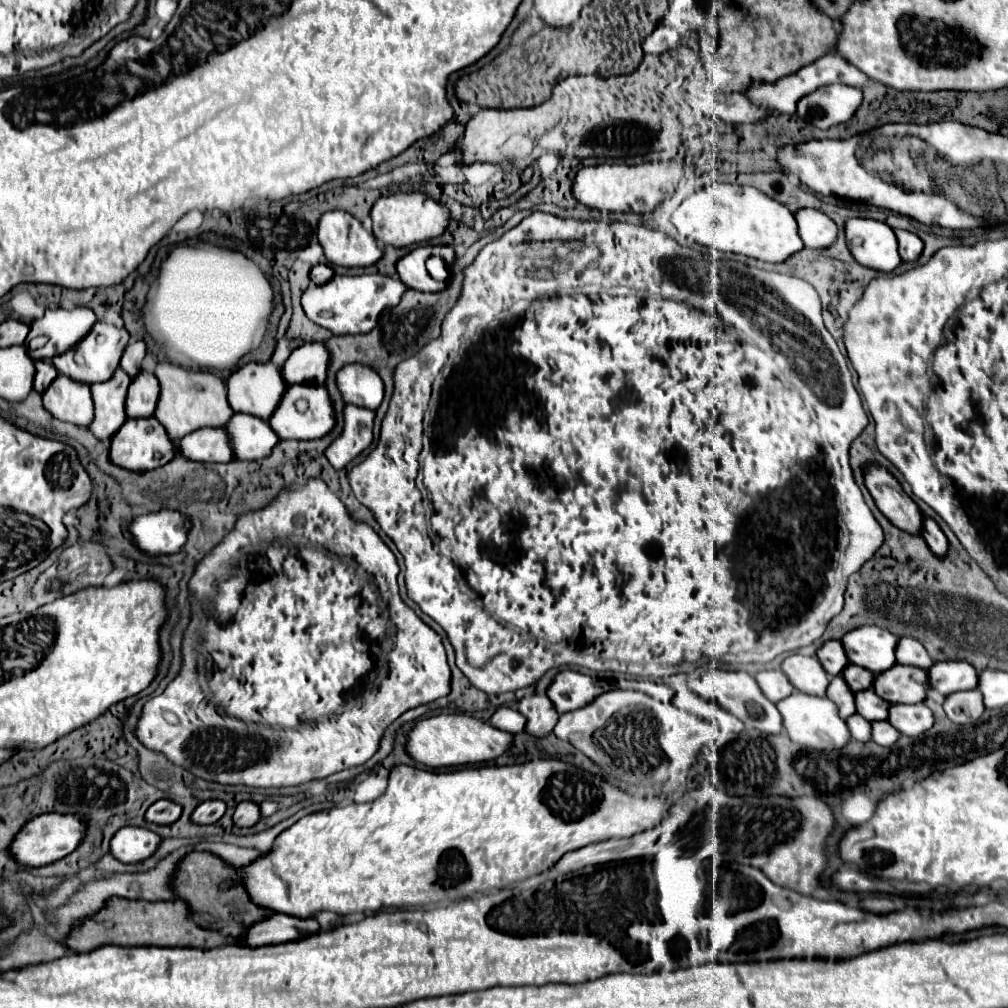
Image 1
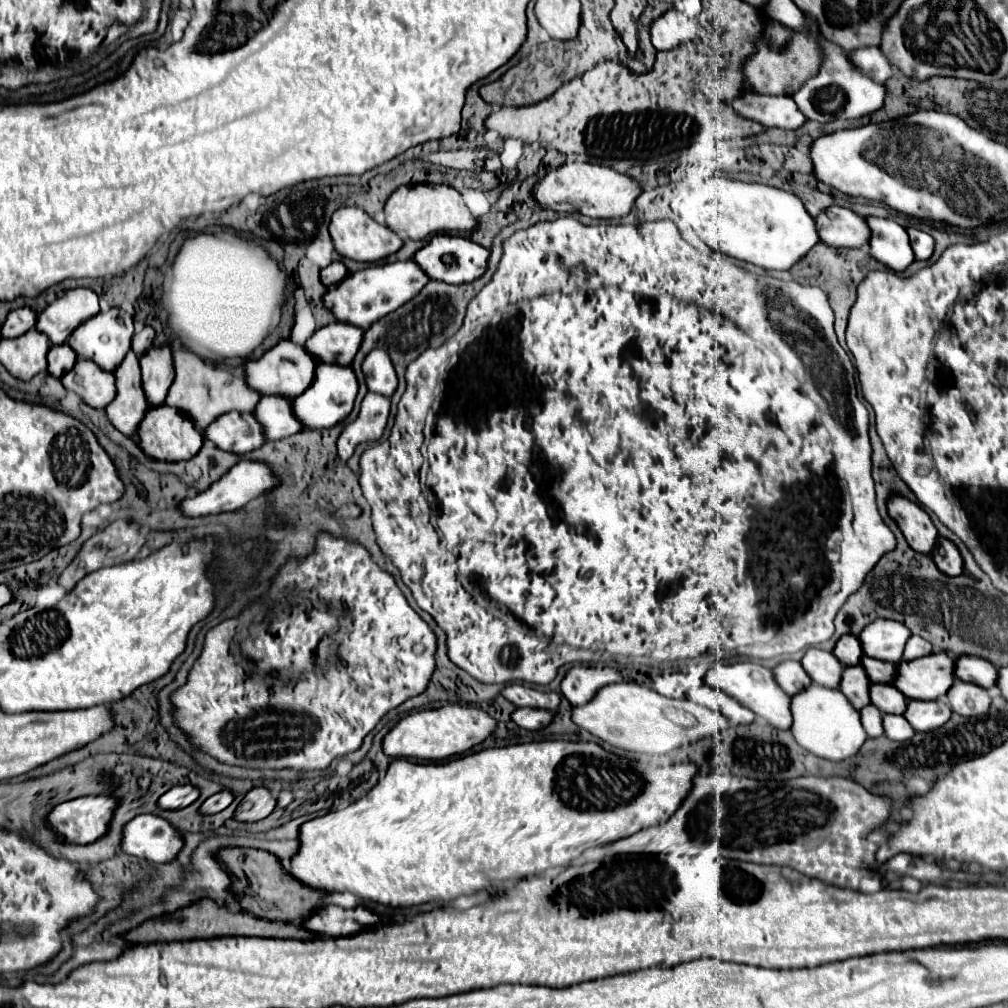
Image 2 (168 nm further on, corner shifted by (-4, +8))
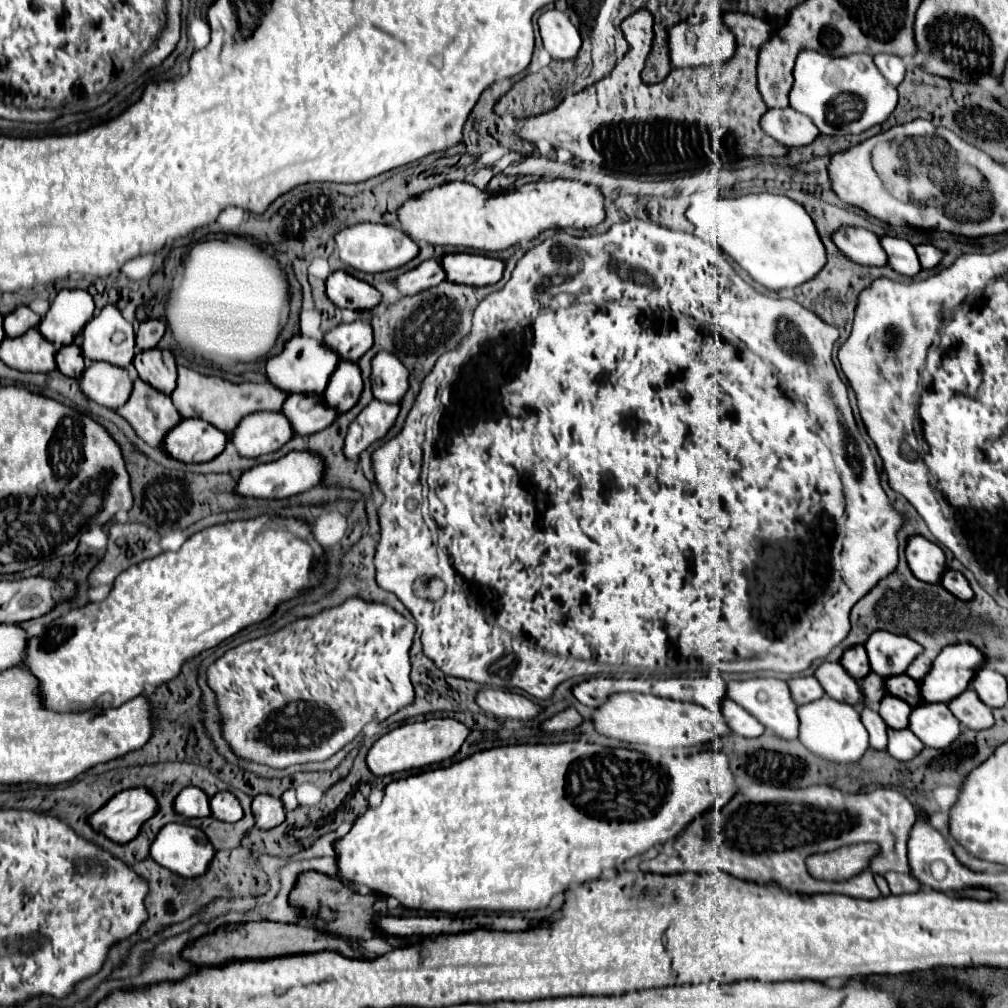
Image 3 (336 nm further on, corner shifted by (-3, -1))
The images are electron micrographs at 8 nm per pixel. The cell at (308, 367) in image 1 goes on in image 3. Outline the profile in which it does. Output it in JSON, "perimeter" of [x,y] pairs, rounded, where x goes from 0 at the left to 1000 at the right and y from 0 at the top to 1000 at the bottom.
{"perimeter":[[[354,317],[348,321],[340,319],[322,331],[320,341],[328,345],[338,357],[354,359],[370,341],[368,321],[362,317]]]}

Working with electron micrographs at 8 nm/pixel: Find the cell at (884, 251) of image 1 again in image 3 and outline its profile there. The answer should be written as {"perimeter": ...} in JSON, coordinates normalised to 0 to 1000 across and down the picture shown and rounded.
{"perimeter":[[[874,234],[872,238],[874,238],[876,248],[880,250],[882,266],[886,266],[888,270],[892,270],[894,274],[900,274],[900,276],[906,276],[914,268],[910,252],[900,238],[886,236],[886,234]]]}

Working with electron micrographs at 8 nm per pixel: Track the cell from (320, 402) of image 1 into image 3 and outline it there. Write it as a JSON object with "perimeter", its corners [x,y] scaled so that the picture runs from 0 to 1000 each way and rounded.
{"perimeter":[[[336,359],[334,367],[328,371],[326,381],[322,385],[320,401],[324,401],[324,405],[332,405],[334,411],[342,411],[354,401],[358,393],[358,385],[360,385],[360,377],[356,363]]]}

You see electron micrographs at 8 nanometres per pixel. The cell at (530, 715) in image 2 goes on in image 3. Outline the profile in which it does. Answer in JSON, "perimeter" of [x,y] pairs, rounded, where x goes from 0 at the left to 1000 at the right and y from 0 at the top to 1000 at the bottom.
{"perimeter":[[[561,702],[561,704],[553,706],[551,710],[539,714],[535,722],[539,726],[559,726],[559,724],[566,724],[566,722],[574,720],[576,714],[578,714],[578,710],[570,702]]]}

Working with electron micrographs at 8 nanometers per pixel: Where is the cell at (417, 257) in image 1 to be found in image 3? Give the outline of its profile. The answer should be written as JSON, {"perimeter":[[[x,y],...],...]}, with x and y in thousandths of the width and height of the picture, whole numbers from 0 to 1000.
{"perimeter":[[[441,252],[438,264],[449,282],[485,284],[495,280],[501,260],[477,252]]]}

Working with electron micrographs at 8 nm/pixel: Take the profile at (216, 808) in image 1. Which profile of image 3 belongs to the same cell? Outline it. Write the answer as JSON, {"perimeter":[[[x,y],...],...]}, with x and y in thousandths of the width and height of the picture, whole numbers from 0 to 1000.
{"perimeter":[[[223,784],[209,792],[209,810],[219,815],[235,815],[241,810],[241,802],[237,794]]]}

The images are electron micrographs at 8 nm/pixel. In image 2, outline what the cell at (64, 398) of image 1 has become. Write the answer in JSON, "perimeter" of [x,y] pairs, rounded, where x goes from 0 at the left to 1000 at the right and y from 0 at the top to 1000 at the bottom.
{"perimeter":[[[77,356],[71,368],[62,374],[62,380],[95,406],[103,406],[115,394],[115,374],[111,368],[99,368],[87,356]]]}

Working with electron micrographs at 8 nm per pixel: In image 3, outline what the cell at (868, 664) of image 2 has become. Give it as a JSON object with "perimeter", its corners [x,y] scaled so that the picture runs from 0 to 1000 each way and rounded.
{"perimeter":[[[898,669],[878,673],[878,683],[880,683],[880,687],[882,687],[884,690],[890,690],[890,692],[898,694],[898,696],[904,698],[904,700],[914,698],[912,679],[910,679],[908,675],[904,675],[902,671],[898,671]]]}

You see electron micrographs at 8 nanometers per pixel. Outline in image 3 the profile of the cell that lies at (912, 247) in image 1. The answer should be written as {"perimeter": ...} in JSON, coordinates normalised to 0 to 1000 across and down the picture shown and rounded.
{"perimeter":[[[912,242],[912,244],[908,244],[908,250],[912,254],[914,266],[928,266],[934,258],[934,250],[924,242]]]}

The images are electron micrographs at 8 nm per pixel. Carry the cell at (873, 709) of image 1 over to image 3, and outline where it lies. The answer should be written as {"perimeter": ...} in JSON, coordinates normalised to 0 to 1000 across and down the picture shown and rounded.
{"perimeter":[[[876,690],[874,694],[874,702],[872,702],[872,710],[878,714],[878,718],[882,722],[888,722],[888,724],[894,724],[894,722],[900,722],[900,714],[902,714],[902,708],[904,708],[904,700],[888,690]]]}

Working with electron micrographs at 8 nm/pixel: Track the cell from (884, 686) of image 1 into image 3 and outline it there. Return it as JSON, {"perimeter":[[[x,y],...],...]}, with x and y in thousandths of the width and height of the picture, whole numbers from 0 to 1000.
{"perimeter":[[[945,639],[932,647],[924,665],[912,677],[914,692],[922,698],[943,696],[963,677],[963,671],[975,659],[973,647],[963,639]]]}

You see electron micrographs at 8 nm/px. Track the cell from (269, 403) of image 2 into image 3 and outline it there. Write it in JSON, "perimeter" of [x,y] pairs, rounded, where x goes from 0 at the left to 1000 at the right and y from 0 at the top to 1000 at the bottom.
{"perimeter":[[[287,391],[281,399],[279,411],[287,417],[293,433],[307,433],[322,427],[332,417],[332,407],[322,405],[318,393]]]}

